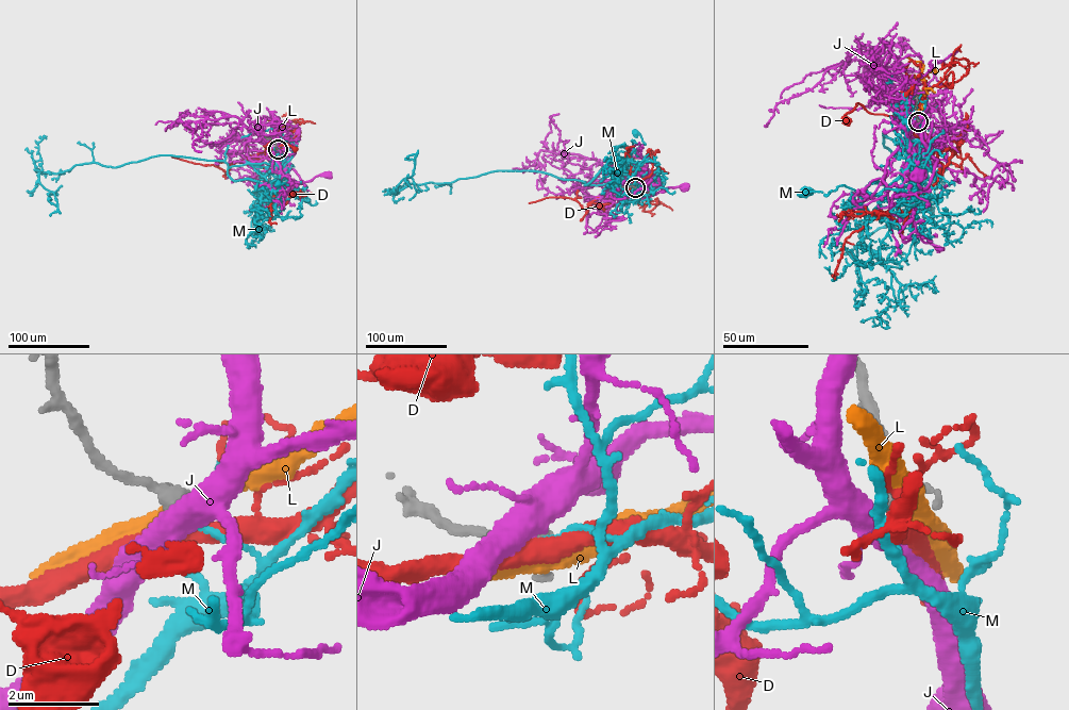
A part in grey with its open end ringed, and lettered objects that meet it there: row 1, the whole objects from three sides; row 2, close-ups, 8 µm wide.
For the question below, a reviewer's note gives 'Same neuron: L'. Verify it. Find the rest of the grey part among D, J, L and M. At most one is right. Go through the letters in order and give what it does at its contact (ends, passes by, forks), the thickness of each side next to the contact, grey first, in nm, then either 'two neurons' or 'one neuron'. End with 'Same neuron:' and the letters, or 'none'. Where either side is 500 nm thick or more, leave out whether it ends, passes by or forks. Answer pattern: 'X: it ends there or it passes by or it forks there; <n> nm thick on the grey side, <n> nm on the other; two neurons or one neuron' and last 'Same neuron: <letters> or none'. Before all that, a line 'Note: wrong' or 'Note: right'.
Note: wrong
D: it passes by; 320 nm thick on the grey side, 440 nm on the other; two neurons
J: it forks there; 340 nm thick on the grey side, 440 nm on the other; two neurons
L: it passes by; 340 nm thick on the grey side, 380 nm on the other; two neurons
M: it ends there; 340 nm thick on the grey side, 110 nm on the other; two neurons
Same neuron: none

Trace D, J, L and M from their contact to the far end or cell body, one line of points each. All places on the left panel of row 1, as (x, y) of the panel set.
D: (278, 149), (266, 151), (264, 146), (280, 141), (295, 149)
J: (278, 149), (274, 160), (293, 168), (303, 181), (329, 175)
L: (278, 149), (285, 143), (287, 130), (265, 119)
M: (278, 149), (269, 164), (276, 170), (265, 178), (269, 186), (274, 180), (286, 184), (279, 183)

